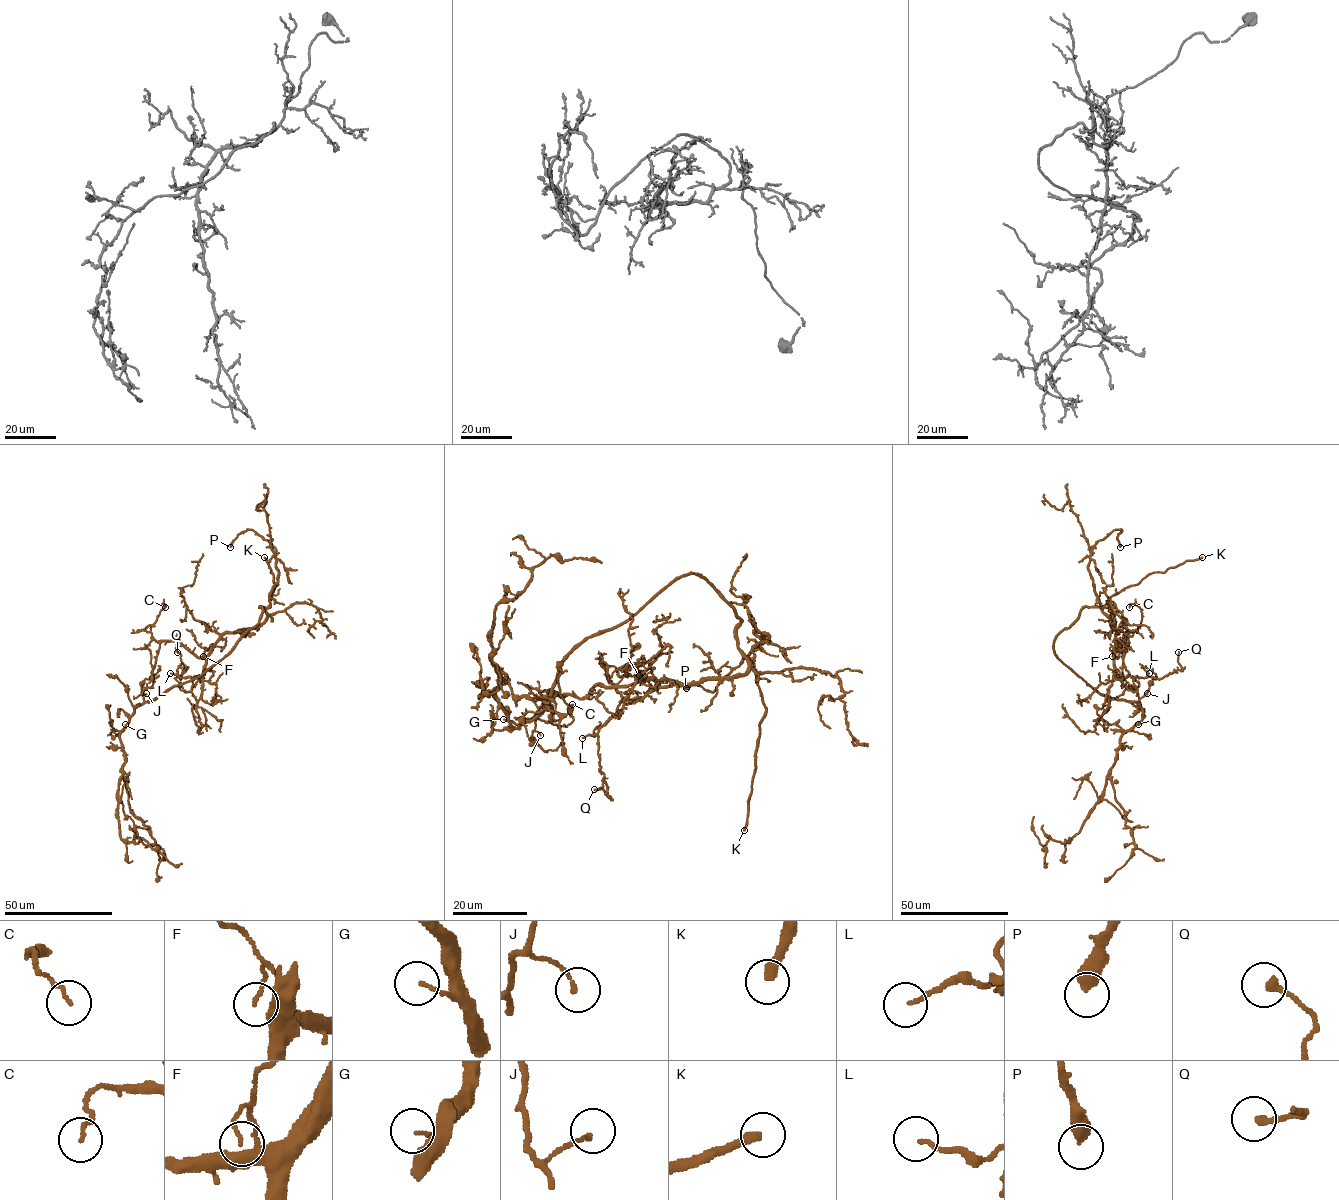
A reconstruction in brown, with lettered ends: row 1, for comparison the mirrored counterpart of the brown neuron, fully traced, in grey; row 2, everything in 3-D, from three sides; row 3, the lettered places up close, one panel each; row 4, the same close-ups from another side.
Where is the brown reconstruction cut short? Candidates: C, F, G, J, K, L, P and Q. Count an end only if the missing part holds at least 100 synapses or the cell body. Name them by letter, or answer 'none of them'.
K

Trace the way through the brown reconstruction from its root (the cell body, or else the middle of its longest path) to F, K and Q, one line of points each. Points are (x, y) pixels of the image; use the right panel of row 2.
F: (1076, 674), (1057, 657), (1053, 642), (1086, 606), (1098, 607), (1111, 620), (1117, 632), (1112, 656)
K: (1076, 674), (1057, 657), (1053, 642), (1083, 608), (1102, 607), (1111, 596), (1152, 573), (1202, 557)
Q: (1076, 674), (1053, 642), (1086, 606), (1098, 607), (1117, 632), (1117, 679), (1162, 678), (1181, 668), (1178, 652)

